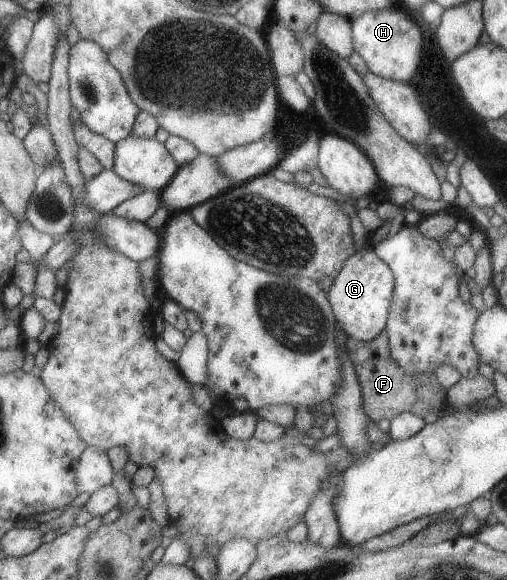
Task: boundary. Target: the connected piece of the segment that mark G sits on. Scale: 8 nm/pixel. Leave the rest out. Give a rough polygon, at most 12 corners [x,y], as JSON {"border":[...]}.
{"border":[[371,245],[326,292],[336,329],[358,341],[386,327],[393,273]]}

